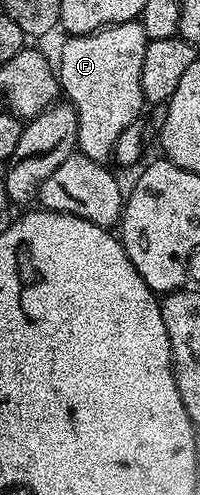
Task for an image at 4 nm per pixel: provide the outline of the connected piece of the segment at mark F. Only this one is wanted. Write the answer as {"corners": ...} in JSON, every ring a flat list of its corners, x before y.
{"corners":[[135,20,106,26,91,34,76,34,65,40,58,62,56,58,56,73,61,93,78,114,77,149,92,160,109,163,120,132,144,114,140,72,144,72,146,33,141,21]]}

